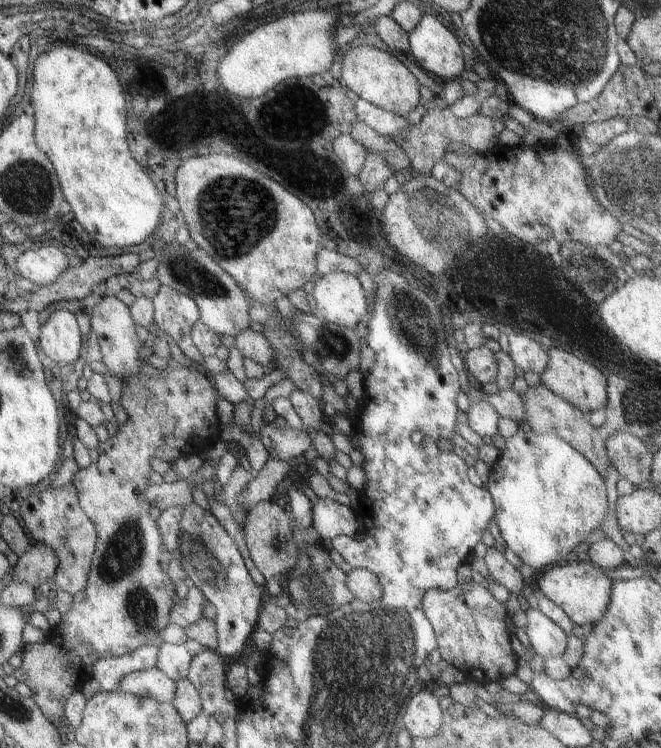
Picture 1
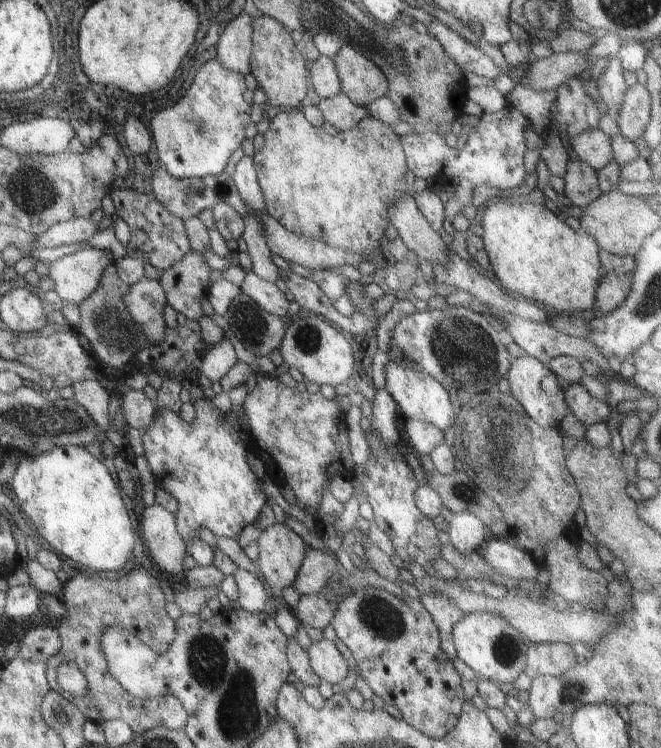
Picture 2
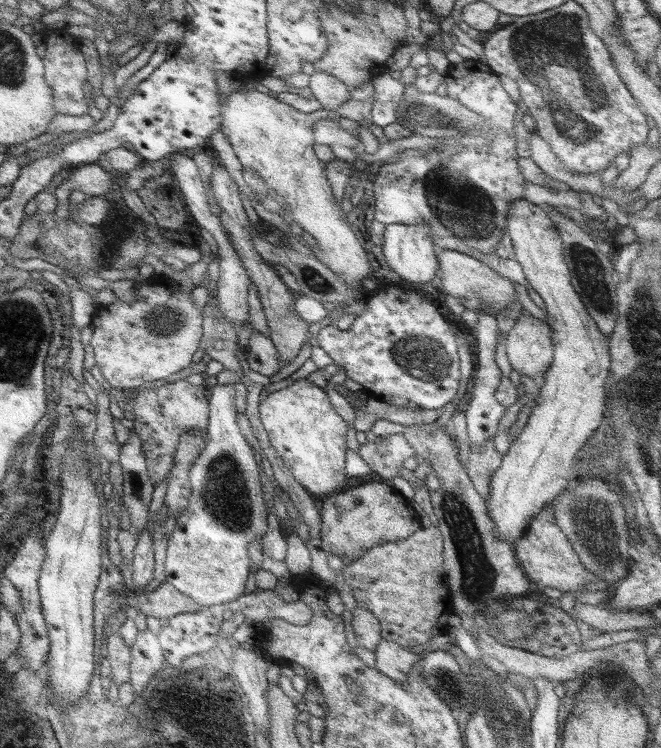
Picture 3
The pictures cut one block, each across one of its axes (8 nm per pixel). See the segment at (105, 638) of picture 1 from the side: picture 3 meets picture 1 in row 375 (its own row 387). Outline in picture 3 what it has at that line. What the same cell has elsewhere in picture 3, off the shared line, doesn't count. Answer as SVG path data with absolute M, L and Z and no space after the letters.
M179 380L159 386L159 388L143 388L133 396L133 431L139 438L145 472L153 488L157 483L166 482L169 469L173 466L173 455L179 436L192 430L206 430L208 422L207 392L203 386L192 386L185 380Z

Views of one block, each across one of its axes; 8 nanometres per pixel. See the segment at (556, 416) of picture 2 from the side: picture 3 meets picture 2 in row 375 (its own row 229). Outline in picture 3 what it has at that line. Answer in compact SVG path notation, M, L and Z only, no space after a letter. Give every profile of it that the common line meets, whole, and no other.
M523 198L513 200L507 210L507 216L505 216L504 232L510 236L513 259L521 266L527 284L537 292L543 301L545 322L550 330L553 347L552 361L544 372L540 391L531 406L527 422L525 422L523 430L510 442L507 452L501 457L499 467L491 473L488 498L484 500L486 515L493 524L495 536L511 545L513 540L522 538L531 519L566 490L567 482L571 478L569 471L573 469L576 462L575 455L579 451L582 452L585 442L605 421L603 418L605 414L603 386L609 376L610 357L607 337L596 327L577 293L570 285L569 270L567 270L563 256L561 256L561 240L559 240L557 230L551 224L551 220L547 218L545 210Z

